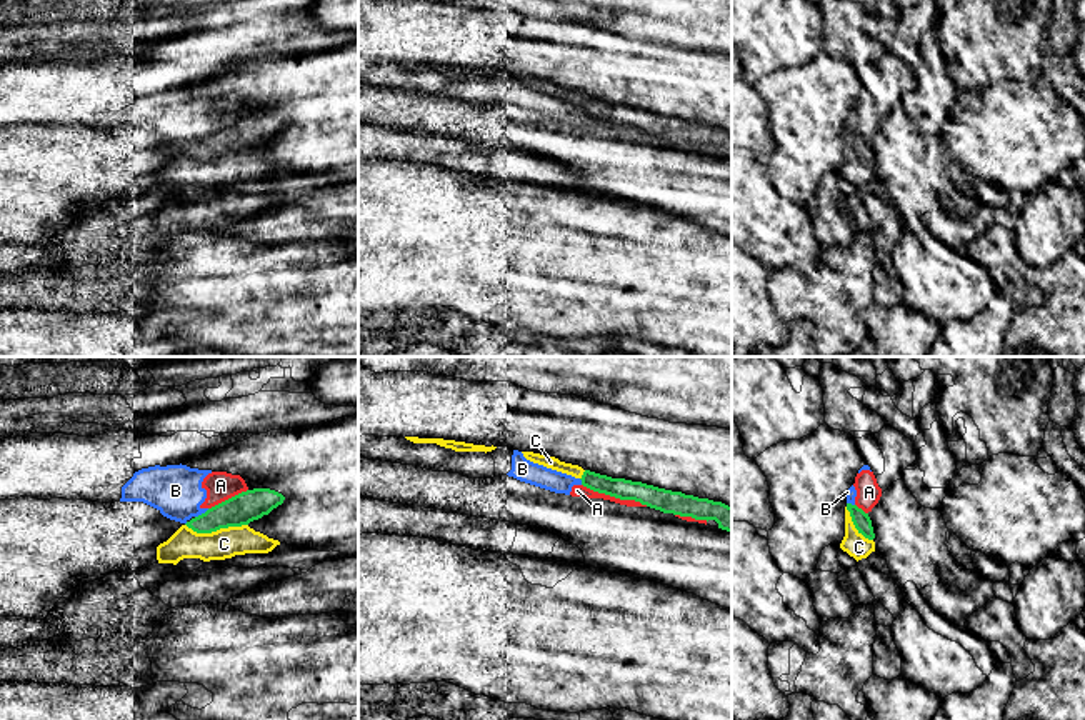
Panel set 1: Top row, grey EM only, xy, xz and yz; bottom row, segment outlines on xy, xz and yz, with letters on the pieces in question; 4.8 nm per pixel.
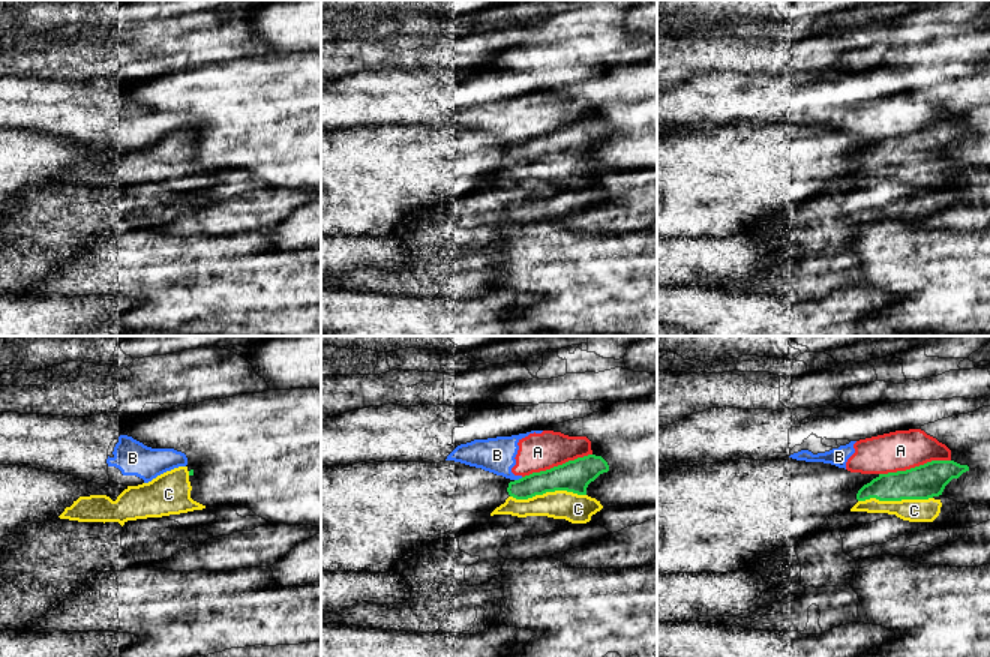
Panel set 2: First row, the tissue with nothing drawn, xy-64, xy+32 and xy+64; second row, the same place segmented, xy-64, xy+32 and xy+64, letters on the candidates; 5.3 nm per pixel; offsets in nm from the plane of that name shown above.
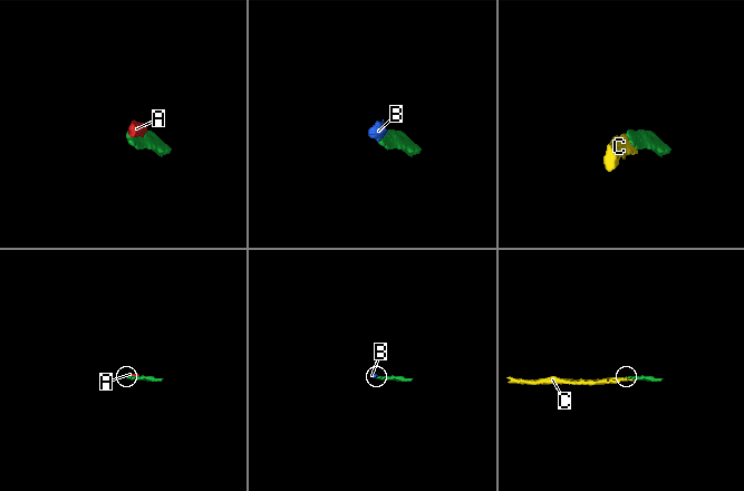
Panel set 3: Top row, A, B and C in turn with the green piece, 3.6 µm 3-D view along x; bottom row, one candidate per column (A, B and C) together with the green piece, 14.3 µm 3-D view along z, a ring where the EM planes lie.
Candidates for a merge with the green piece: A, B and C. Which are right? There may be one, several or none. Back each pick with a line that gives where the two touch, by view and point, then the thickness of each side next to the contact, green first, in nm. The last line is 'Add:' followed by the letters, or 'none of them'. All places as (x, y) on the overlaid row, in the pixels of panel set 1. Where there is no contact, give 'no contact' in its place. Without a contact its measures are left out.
C: meets green in xy at (217, 529); 150 nm thick on the green side, 140 nm on the other
Add: C

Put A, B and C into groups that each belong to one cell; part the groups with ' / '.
A B / C

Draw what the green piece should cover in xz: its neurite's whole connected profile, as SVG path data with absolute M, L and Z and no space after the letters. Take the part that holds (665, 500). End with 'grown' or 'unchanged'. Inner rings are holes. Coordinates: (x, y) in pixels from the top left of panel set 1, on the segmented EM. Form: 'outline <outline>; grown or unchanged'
outline M533 452L522 453L527 460L533 463L580 478L582 485L593 492L605 493L620 500L635 500L663 513L692 517L695 520L707 522L715 520L718 523L718 528L732 533L732 507L722 502L698 498L642 482L612 478L590 470L583 470L578 465L560 462L558 458L550 455L540 455Z; grown

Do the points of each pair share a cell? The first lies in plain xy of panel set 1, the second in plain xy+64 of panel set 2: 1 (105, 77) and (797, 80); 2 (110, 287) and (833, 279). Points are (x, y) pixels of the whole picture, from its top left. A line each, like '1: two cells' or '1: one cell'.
1: one cell
2: one cell

